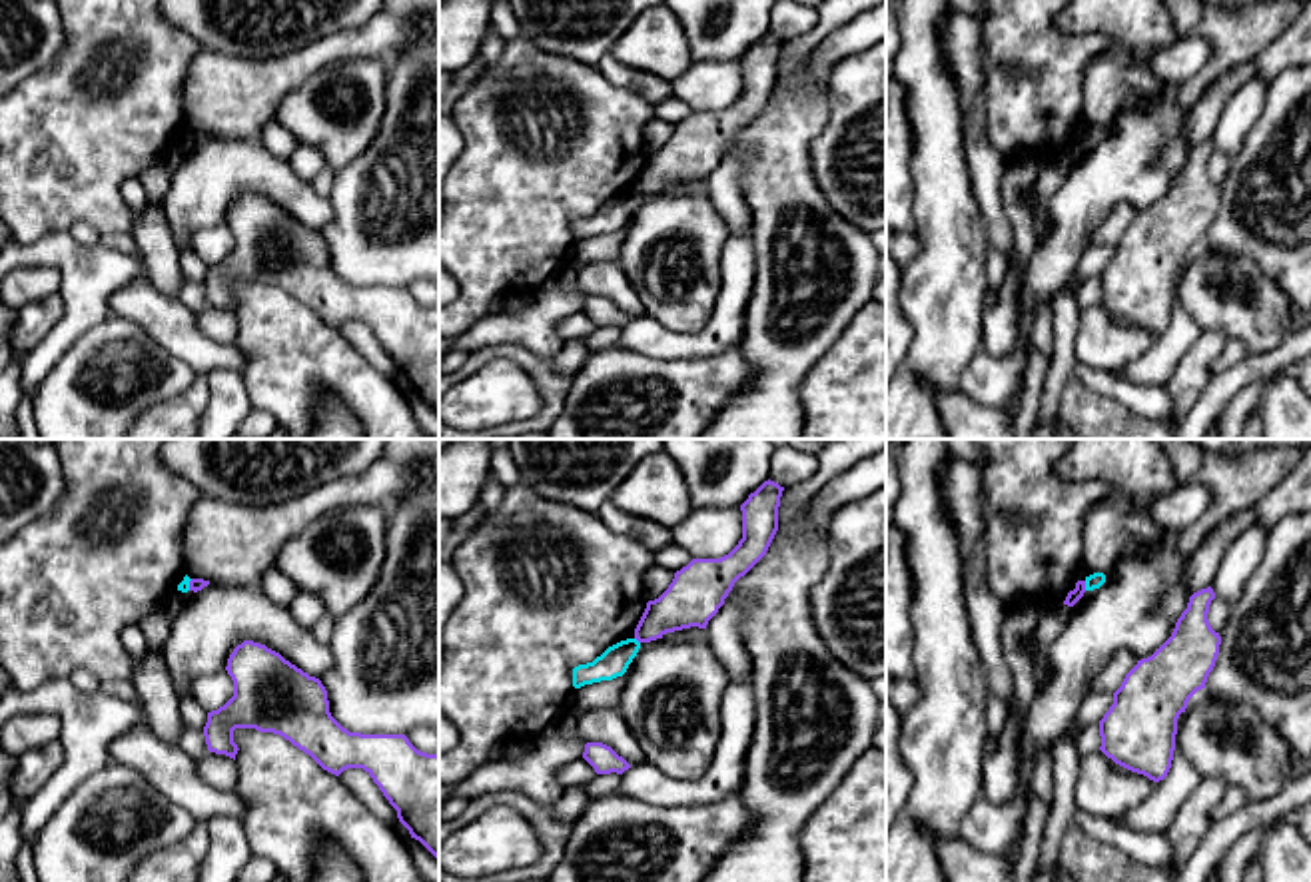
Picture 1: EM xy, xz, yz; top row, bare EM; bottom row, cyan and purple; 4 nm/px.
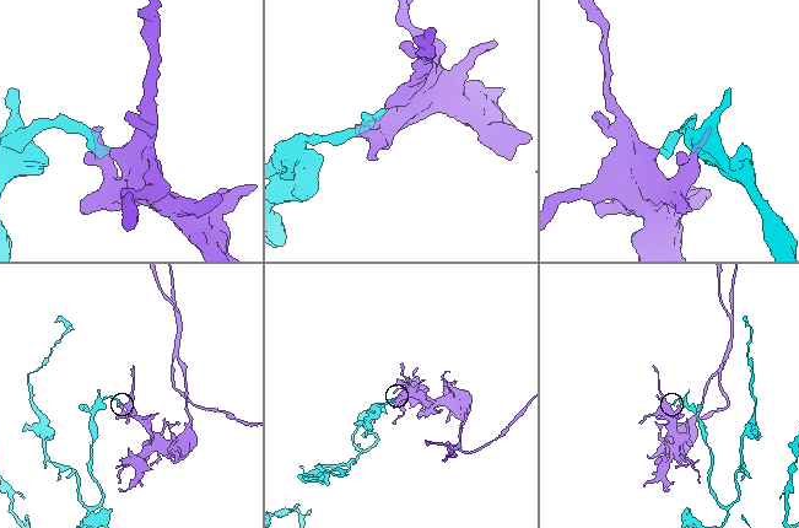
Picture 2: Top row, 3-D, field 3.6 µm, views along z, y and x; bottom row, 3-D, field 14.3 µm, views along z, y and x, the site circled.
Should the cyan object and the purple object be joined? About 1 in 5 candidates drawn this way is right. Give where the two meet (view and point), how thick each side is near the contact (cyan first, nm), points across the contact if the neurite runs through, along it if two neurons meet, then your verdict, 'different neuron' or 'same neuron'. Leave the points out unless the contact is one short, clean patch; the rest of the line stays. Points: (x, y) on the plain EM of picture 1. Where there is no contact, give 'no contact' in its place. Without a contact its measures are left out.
yz (1086, 138) | 60/50 nm | along yz (1084, 134), (1086, 142) | different neuron

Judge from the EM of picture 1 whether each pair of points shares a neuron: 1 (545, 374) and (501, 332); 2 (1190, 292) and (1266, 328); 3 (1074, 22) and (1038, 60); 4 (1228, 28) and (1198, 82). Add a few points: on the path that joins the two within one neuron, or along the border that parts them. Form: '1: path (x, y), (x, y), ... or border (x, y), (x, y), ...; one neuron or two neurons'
1: border (469, 354), (489, 346), (519, 344), (551, 358); two neurons
2: path (1208, 292), (1220, 304), (1238, 304), (1248, 310); one neuron
3: border (1054, 20), (1066, 32), (1104, 34), (1112, 44); two neurons
4: path (1228, 42), (1228, 52), (1212, 68); one neuron

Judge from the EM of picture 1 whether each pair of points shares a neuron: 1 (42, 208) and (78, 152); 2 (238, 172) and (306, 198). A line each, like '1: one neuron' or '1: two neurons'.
1: one neuron
2: one neuron

